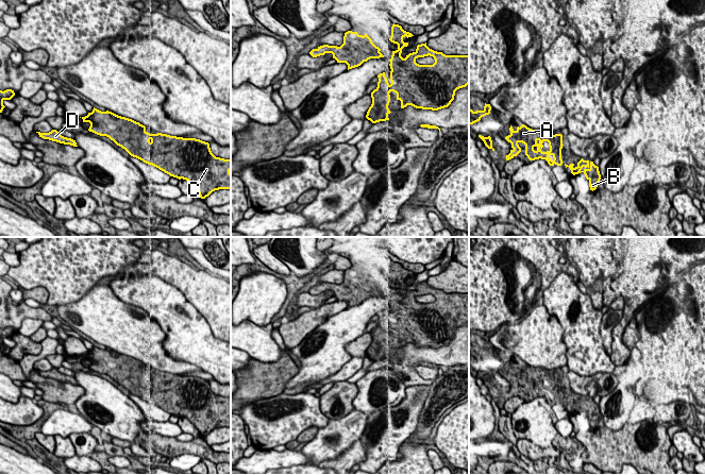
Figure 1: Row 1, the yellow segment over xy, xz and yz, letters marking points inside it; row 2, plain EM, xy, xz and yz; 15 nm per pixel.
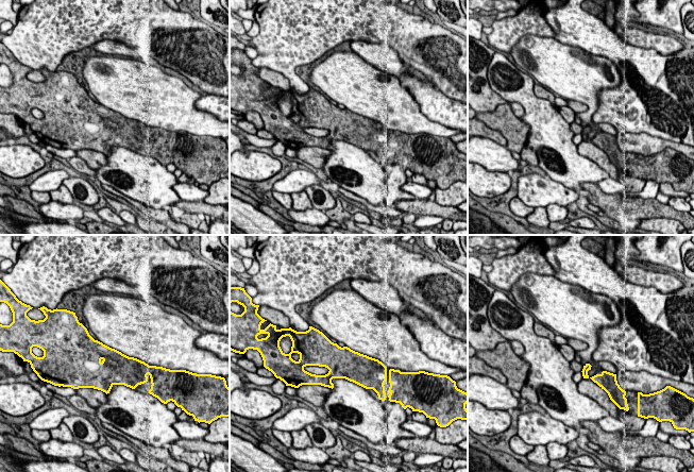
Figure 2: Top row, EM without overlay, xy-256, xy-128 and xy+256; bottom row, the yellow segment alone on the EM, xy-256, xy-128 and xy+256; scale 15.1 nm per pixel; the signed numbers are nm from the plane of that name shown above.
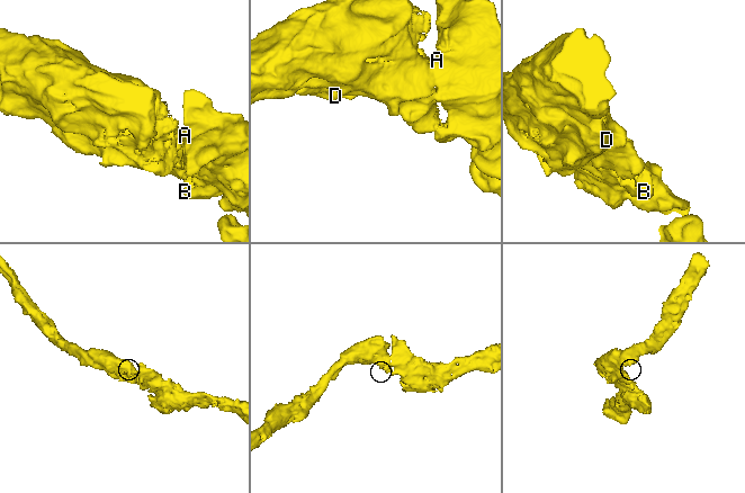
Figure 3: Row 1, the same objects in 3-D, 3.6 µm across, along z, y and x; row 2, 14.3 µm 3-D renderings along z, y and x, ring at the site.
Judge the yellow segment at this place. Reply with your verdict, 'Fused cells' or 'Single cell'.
Single cell

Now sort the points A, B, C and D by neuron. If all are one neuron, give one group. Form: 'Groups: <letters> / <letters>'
Groups: A B C D

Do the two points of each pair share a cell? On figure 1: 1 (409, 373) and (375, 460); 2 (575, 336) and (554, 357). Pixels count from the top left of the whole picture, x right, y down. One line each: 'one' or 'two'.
1: two
2: two

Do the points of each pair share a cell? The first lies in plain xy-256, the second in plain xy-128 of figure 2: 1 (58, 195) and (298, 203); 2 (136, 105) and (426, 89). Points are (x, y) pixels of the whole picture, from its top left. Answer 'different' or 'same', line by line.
1: same
2: different

